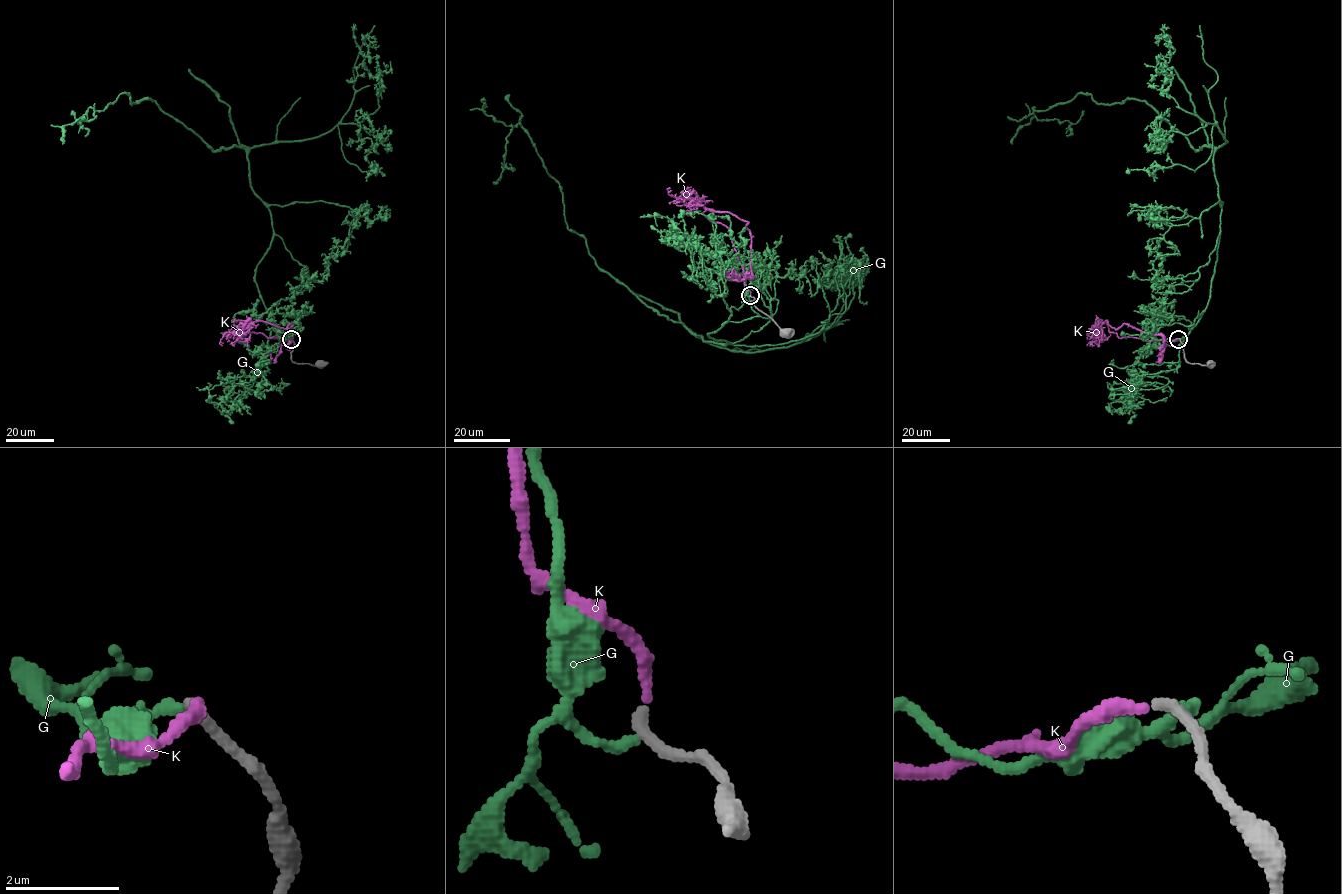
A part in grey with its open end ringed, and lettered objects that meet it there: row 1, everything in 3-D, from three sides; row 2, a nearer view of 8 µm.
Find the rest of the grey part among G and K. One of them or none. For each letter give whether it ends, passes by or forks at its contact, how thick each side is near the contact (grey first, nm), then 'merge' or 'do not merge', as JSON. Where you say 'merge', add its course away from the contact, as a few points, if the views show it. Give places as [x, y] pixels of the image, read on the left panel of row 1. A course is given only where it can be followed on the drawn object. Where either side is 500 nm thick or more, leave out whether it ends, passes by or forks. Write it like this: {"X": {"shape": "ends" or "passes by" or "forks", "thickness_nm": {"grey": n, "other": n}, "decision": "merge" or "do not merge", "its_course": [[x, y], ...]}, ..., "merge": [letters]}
{"G": {"shape": "ends", "thickness_nm": {"grey": 240, "other": 160}, "decision": "do not merge"}, "K": {"shape": "ends", "thickness_nm": {"grey": 190, "other": 220}, "decision": "merge", "its_course": [[291, 339], [250, 332], [253, 322], [288, 329], [291, 325], [290, 341], [276, 345], [268, 363]]}, "merge": ["K"]}

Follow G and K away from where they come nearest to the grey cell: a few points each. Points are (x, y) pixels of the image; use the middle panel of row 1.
G: (750, 296), (751, 263), (758, 315), (708, 335), (724, 345), (647, 307), (567, 228), (519, 124), (493, 184)
K: (751, 294), (728, 228), (710, 221), (702, 213), (707, 209), (747, 221), (750, 277), (733, 280), (724, 272)

